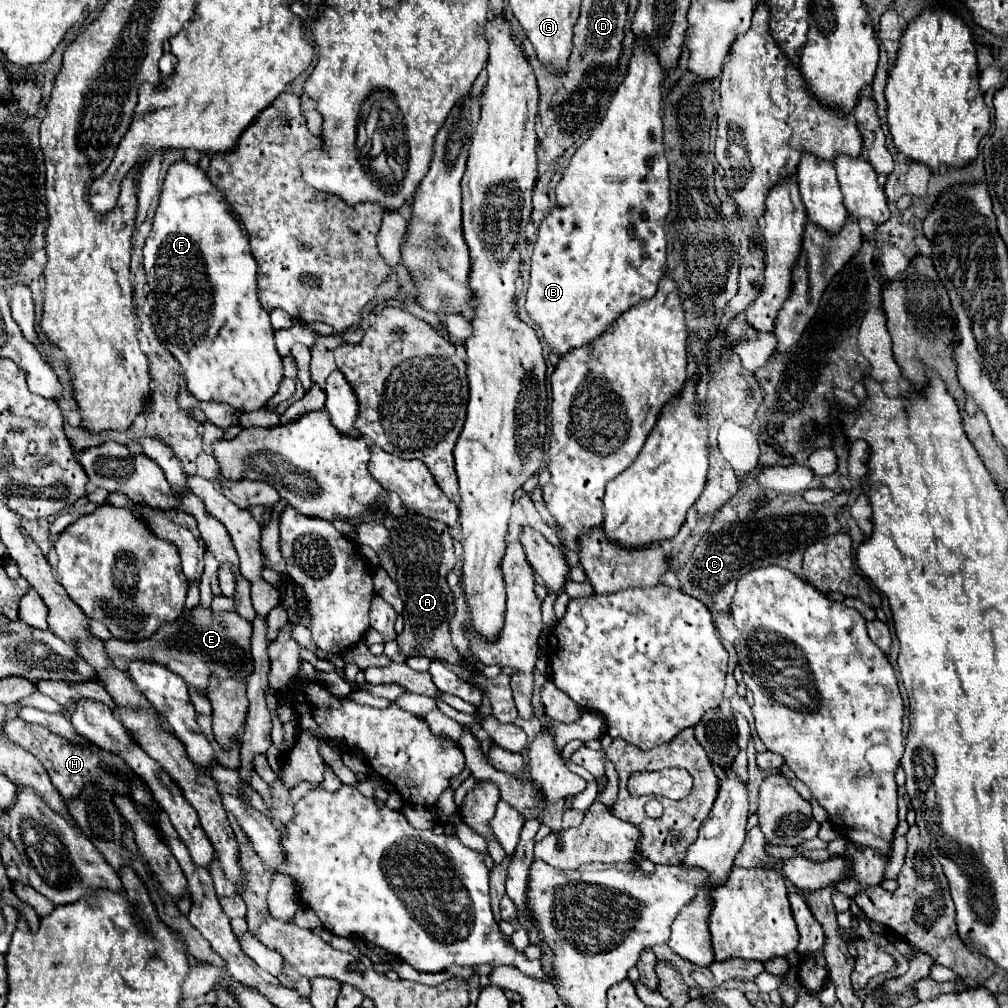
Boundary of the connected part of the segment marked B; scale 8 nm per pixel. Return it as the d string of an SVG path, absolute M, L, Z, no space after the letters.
M638 38L634 42L634 56L630 58L630 68L628 74L624 78L624 82L620 84L604 120L600 122L600 126L590 134L590 138L576 150L576 154L572 156L572 160L568 162L562 180L556 186L556 206L550 210L550 214L542 220L538 236L536 236L536 244L534 244L534 252L532 252L532 262L530 262L530 288L528 288L528 300L526 300L526 312L528 316L540 326L542 336L546 340L546 344L550 346L550 350L556 356L564 356L566 352L580 348L596 338L600 338L604 332L608 332L608 328L612 328L612 324L634 304L638 304L640 300L652 298L658 290L660 280L666 274L666 232L664 232L664 220L666 214L670 212L670 184L668 184L668 162L664 156L664 148L662 148L662 108L660 108L660 100L662 100L662 70L658 64L658 58L650 52L650 48L644 44L642 38Z

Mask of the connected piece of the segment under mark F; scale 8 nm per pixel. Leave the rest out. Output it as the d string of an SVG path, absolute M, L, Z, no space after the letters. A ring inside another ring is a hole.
M186 160L182 162L176 162L170 166L168 170L168 176L164 180L164 190L162 190L162 196L160 196L160 206L156 210L156 216L154 216L154 226L146 238L146 244L144 244L144 272L146 272L146 278L148 278L148 296L146 296L146 306L148 306L148 312L150 312L150 318L152 318L152 324L154 324L154 330L156 334L160 336L160 340L164 342L164 346L176 356L176 360L180 362L182 366L182 376L186 380L186 388L188 392L200 400L200 402L224 402L224 404L230 404L232 408L240 410L240 412L252 412L252 410L260 410L266 406L266 402L278 392L280 388L280 380L282 380L282 358L278 356L276 352L276 346L274 346L274 330L272 330L272 324L270 324L270 318L268 318L268 312L260 306L260 300L256 296L258 288L256 288L256 272L258 272L258 264L256 260L252 258L252 252L250 252L250 244L248 244L248 234L244 230L244 226L240 224L240 220L232 214L228 202L224 200L222 192L218 188L212 186L212 182L208 180L208 176L200 170L200 166L196 164L188 164Z

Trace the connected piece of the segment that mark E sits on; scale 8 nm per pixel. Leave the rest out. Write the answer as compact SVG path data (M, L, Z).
M198 604L192 610L184 610L172 624L162 624L156 630L156 636L150 636L148 640L126 642L120 638L110 638L104 640L104 648L112 664L116 664L116 668L122 672L128 672L128 664L134 660L160 664L180 674L190 688L196 688L202 696L206 696L208 678L212 676L216 676L216 680L234 678L246 682L246 678L252 674L252 654L248 648L250 636L252 624L240 618L236 612L212 612L212 608Z

